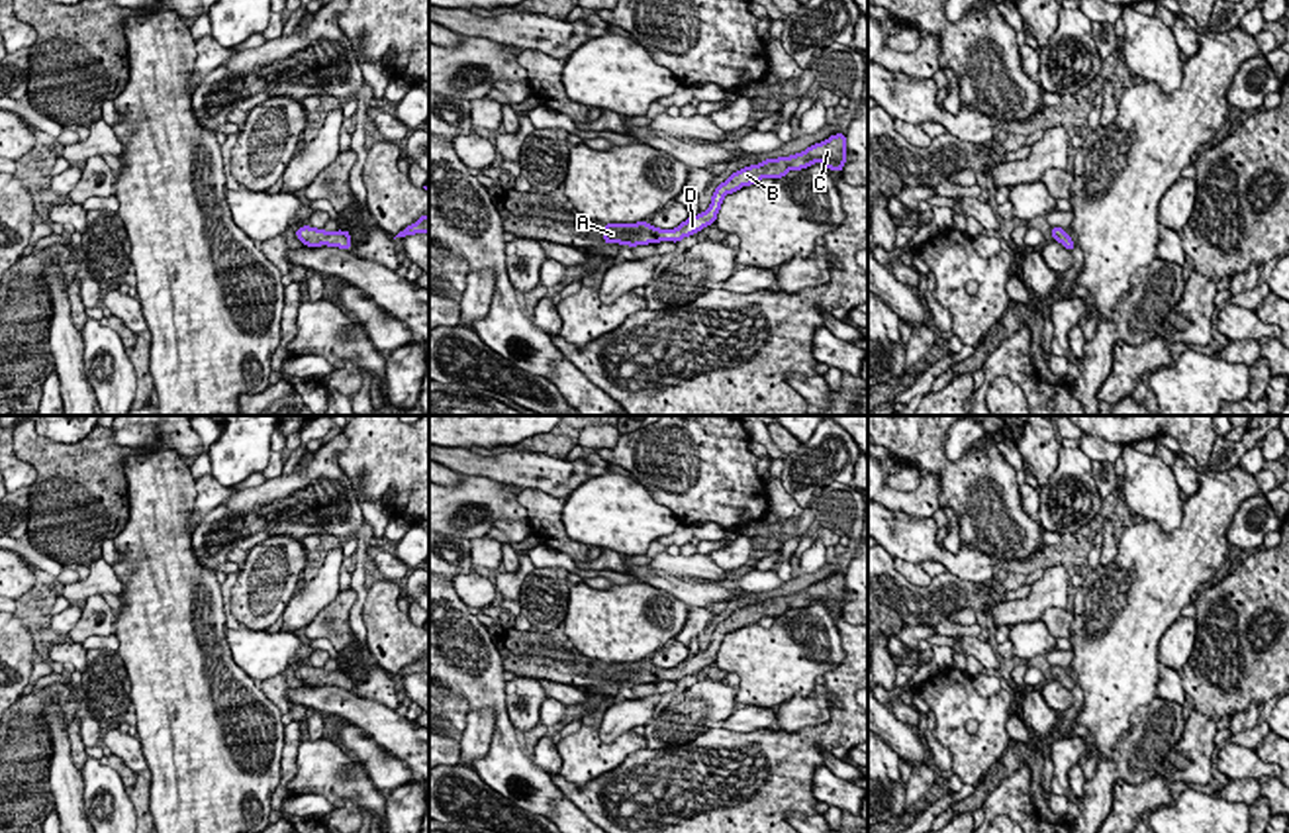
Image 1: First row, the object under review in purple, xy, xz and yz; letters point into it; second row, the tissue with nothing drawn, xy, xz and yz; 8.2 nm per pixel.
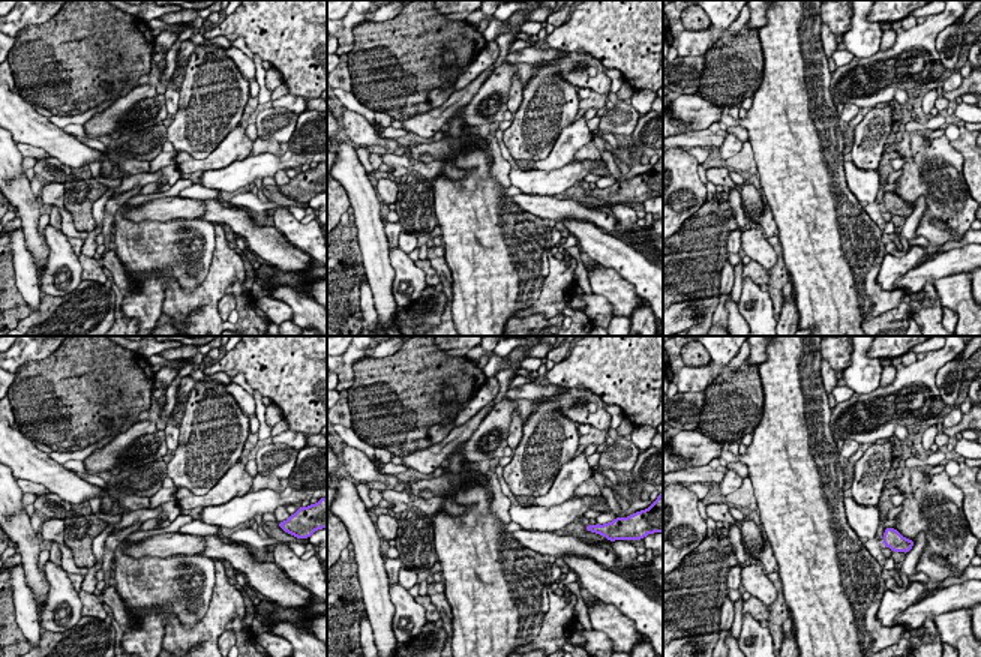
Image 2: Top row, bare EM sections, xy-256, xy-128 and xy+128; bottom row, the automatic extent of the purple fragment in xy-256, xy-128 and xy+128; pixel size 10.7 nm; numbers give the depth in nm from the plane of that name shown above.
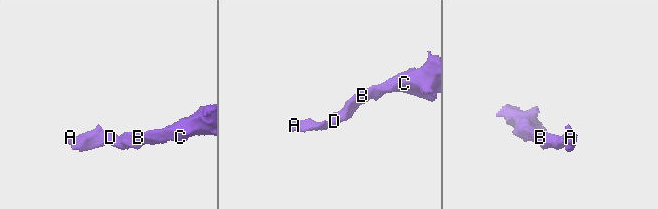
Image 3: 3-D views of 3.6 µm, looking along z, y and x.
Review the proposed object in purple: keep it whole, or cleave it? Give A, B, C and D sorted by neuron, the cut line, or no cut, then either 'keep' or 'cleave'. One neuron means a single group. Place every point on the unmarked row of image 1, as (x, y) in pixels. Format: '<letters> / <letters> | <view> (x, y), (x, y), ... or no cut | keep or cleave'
A B C D | no cut | keep

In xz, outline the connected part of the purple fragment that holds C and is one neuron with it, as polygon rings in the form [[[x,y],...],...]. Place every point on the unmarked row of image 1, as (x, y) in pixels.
[[[835,572],[829,578],[807,586],[801,592],[766,598],[758,604],[750,604],[733,612],[725,621],[715,627],[711,643],[705,651],[699,651],[697,655],[690,653],[690,657],[674,668],[660,668],[646,661],[603,662],[603,680],[605,684],[619,682],[629,686],[660,680],[678,682],[684,676],[695,674],[703,666],[713,664],[727,633],[733,633],[742,625],[758,623],[762,617],[784,617],[789,610],[801,610],[815,602],[823,602],[833,612],[842,612],[846,602],[846,572]]]

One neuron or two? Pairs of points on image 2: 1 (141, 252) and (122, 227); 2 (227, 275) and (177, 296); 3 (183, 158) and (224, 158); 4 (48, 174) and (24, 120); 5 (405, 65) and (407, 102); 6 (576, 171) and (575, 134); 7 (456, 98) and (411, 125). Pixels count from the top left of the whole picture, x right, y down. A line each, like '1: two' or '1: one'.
1: one
2: one
3: one
4: two
5: one
6: two
7: one

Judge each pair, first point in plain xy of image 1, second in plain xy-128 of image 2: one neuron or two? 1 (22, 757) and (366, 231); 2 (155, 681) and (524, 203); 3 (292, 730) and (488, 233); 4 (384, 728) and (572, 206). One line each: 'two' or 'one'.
1: two
2: two
3: two
4: one

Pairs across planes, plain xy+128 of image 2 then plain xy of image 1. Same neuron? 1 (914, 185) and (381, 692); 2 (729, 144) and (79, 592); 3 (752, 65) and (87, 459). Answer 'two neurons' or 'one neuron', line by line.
1: one neuron
2: two neurons
3: one neuron

